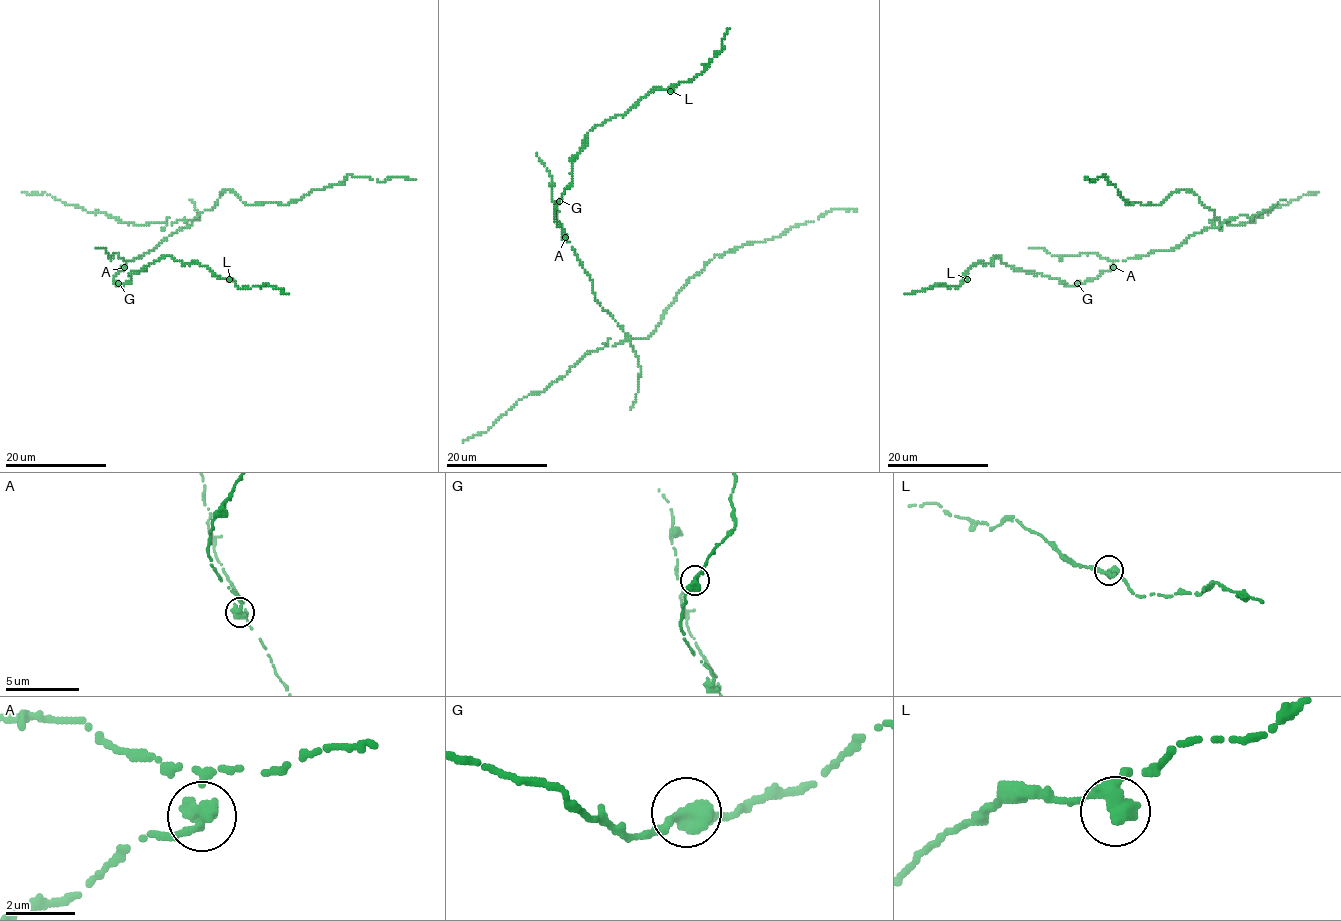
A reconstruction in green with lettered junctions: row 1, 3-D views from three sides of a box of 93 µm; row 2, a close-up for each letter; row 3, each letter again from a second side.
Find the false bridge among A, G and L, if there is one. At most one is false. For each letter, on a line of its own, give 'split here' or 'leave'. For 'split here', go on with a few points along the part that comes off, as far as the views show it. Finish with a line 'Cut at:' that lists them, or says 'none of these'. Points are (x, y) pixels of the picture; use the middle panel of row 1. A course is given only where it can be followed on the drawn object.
A: split here; foreign part runs (565, 237), (630, 341), (655, 330), (716, 255), (833, 209), (856, 211)
G: leave
L: leave
Cut at: A

